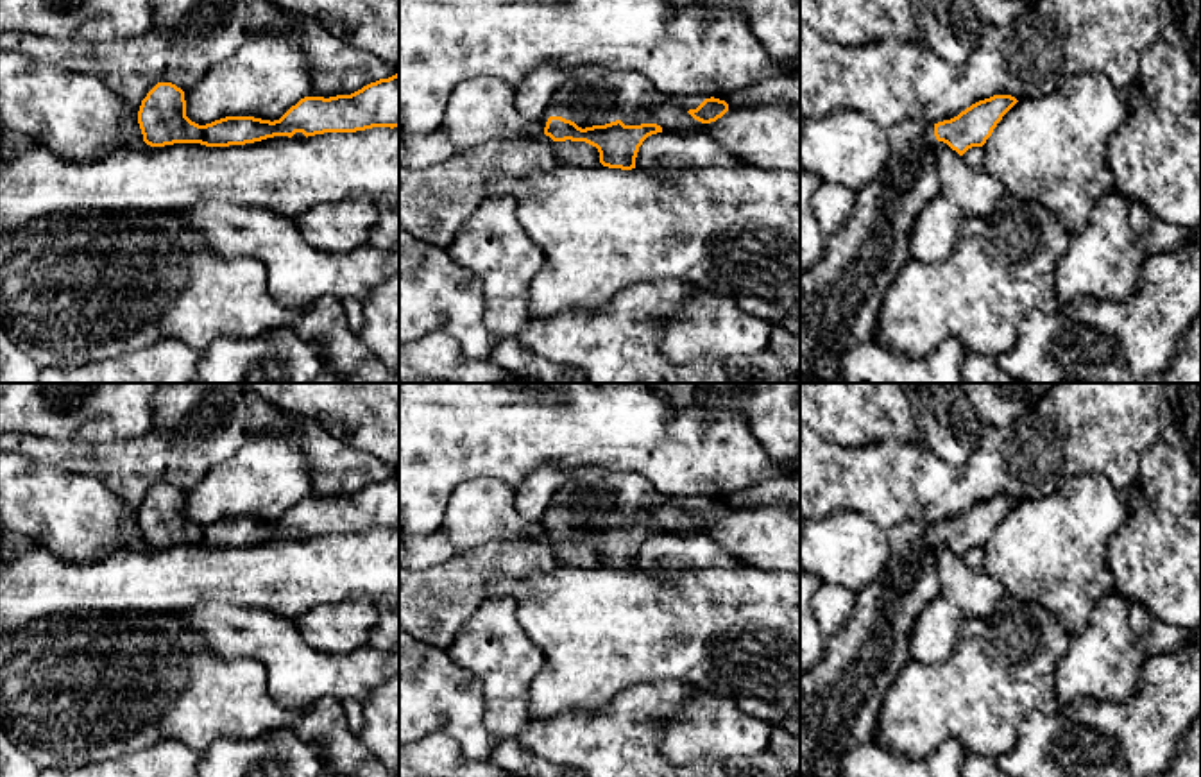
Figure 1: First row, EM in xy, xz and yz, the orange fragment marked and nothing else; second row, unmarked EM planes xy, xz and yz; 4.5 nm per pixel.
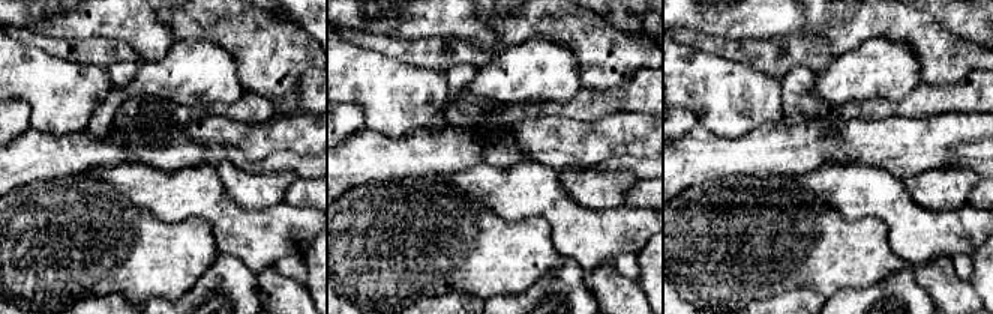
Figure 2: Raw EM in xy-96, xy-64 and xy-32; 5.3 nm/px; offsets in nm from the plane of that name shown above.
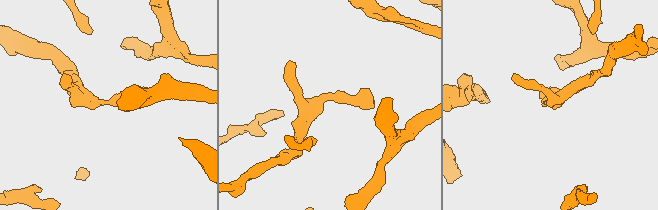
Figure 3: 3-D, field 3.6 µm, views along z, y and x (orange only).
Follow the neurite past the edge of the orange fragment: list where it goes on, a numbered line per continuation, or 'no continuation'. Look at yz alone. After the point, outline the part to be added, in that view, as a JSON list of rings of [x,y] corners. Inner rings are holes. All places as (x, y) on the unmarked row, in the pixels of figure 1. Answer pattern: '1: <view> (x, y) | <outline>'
1: yz (840, 699) | [[[916,519],[904,521],[886,530],[886,537],[891,553],[882,575],[856,593],[856,609],[845,628],[825,637],[822,661],[800,679],[800,777],[839,777],[843,756],[873,738],[882,702],[902,668],[911,661],[909,636],[915,619],[933,598],[941,594],[934,526]]]

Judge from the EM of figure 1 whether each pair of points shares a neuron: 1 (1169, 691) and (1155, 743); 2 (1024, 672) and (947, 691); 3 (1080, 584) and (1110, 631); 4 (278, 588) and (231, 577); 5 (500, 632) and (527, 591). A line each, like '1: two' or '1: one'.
1: one
2: one
3: two
4: one
5: two

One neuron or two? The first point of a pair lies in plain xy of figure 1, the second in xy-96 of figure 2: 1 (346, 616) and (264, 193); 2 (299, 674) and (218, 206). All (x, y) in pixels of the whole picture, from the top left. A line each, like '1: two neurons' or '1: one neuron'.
1: one neuron
2: one neuron

